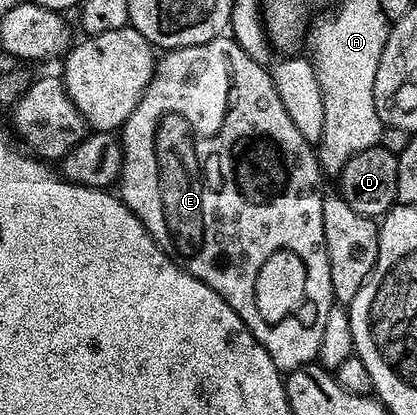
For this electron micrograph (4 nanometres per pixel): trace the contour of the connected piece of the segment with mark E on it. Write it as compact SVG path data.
M220 36L200 46L168 50L156 61L155 75L149 80L137 108L151 112L147 114L145 126L153 126L157 130L155 138L161 162L159 182L163 182L163 200L157 200L157 208L153 208L153 212L139 212L137 220L145 224L149 236L153 236L153 240L181 269L197 276L197 280L209 284L209 288L213 288L213 292L217 292L217 296L221 296L221 300L225 300L225 304L229 304L229 308L233 308L233 312L241 316L251 335L262 344L265 352L269 352L273 364L280 372L290 372L312 365L319 357L325 316L329 316L329 308L333 305L333 284L329 280L329 256L325 248L325 228L321 216L325 190L324 187L319 187L321 171L316 151L305 137L297 132L296 125L285 112L274 88L271 70L257 64L257 60L251 59L230 36Z

